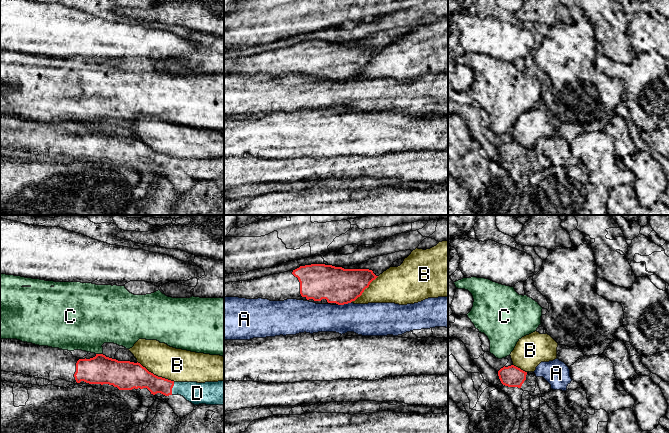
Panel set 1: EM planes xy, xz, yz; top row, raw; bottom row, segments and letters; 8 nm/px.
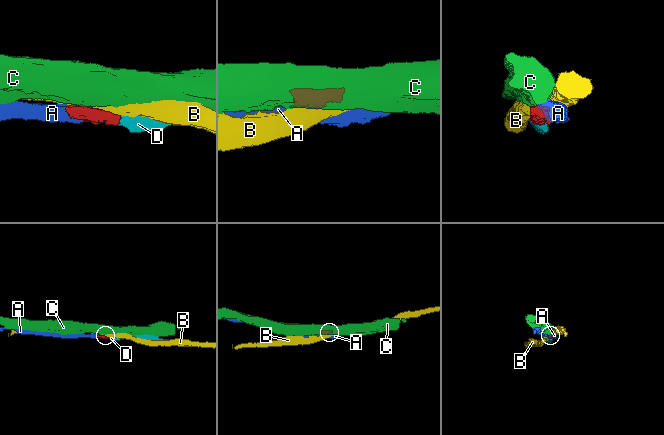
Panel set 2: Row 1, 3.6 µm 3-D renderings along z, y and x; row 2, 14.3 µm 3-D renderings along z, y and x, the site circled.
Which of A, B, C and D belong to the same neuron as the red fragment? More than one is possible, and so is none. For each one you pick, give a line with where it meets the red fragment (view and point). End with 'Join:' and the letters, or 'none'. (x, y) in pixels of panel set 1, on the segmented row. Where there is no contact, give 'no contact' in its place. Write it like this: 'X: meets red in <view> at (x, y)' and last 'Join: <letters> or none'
D: meets red in xy at (171, 388)
Join: D

